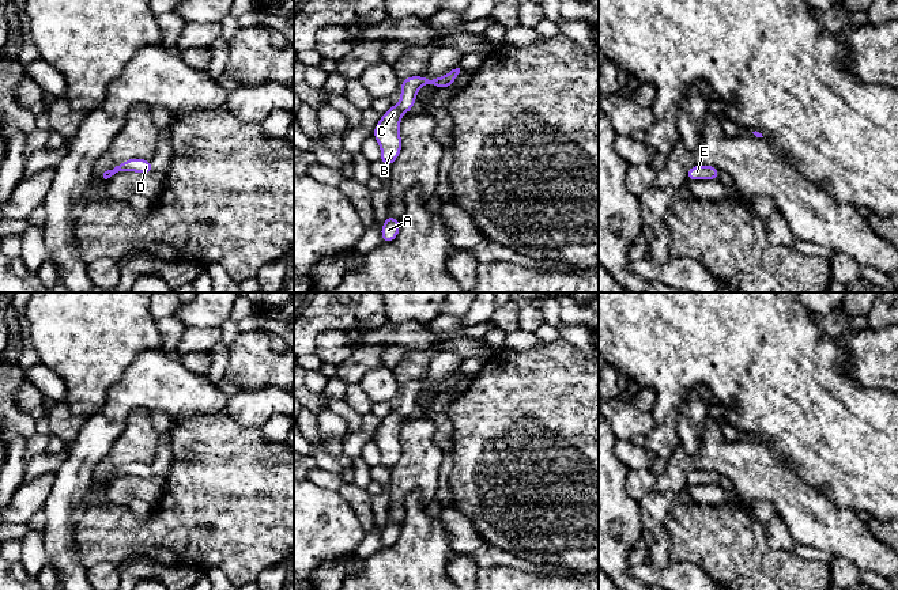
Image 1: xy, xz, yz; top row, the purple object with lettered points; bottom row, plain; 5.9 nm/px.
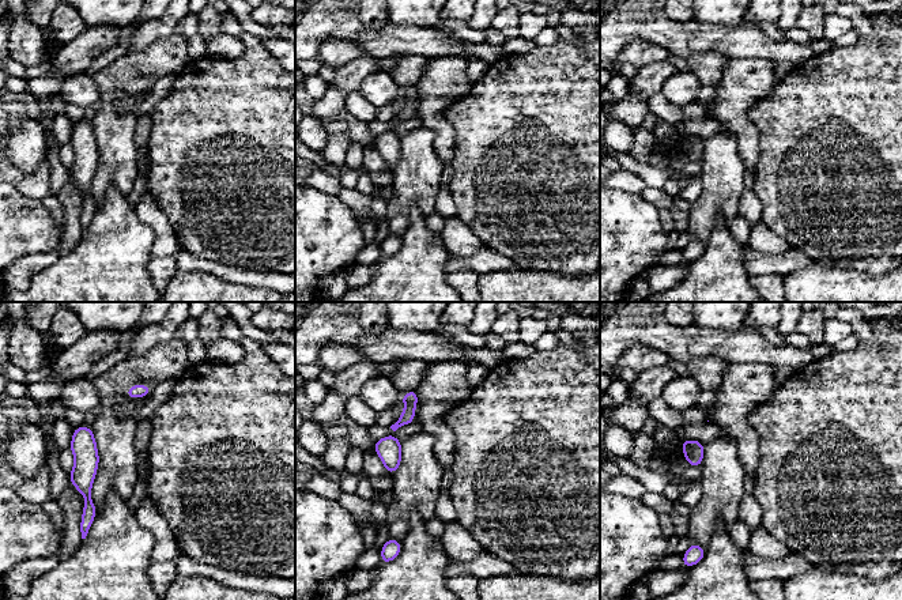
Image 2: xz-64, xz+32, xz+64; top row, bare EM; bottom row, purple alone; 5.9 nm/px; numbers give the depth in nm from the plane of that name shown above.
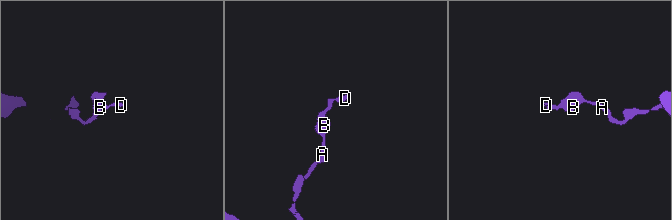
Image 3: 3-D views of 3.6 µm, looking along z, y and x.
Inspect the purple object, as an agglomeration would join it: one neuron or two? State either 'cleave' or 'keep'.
keep

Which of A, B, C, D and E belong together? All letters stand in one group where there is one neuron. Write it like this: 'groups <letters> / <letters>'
groups A B C D E

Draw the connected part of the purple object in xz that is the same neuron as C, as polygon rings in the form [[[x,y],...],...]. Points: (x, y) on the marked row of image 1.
[[[460,68],[452,69],[438,79],[429,79],[423,76],[410,76],[401,82],[401,99],[382,114],[382,118],[376,125],[373,136],[381,147],[381,164],[389,166],[397,159],[401,152],[400,139],[400,118],[408,113],[416,101],[416,92],[423,84],[431,84],[438,88],[446,88],[453,84]]]

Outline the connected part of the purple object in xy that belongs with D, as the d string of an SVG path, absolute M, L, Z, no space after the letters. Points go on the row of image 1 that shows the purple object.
M133 158L120 163L113 170L105 171L103 178L107 179L118 171L136 171L136 173L148 174L152 173L154 170L152 170L151 160Z

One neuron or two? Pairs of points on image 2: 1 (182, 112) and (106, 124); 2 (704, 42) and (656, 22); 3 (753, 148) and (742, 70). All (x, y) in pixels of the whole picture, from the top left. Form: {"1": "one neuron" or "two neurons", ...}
{"1": "two neurons", "2": "one neuron", "3": "one neuron"}

